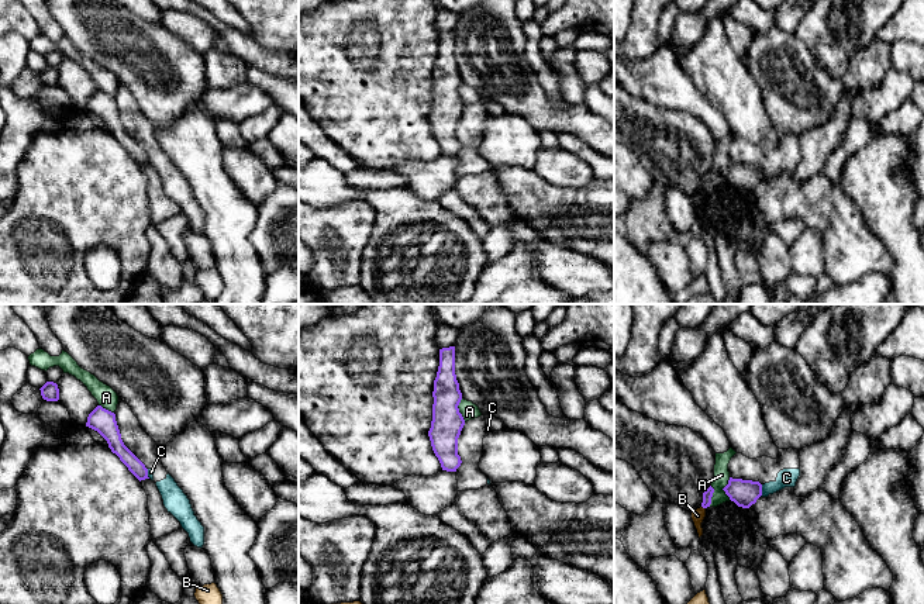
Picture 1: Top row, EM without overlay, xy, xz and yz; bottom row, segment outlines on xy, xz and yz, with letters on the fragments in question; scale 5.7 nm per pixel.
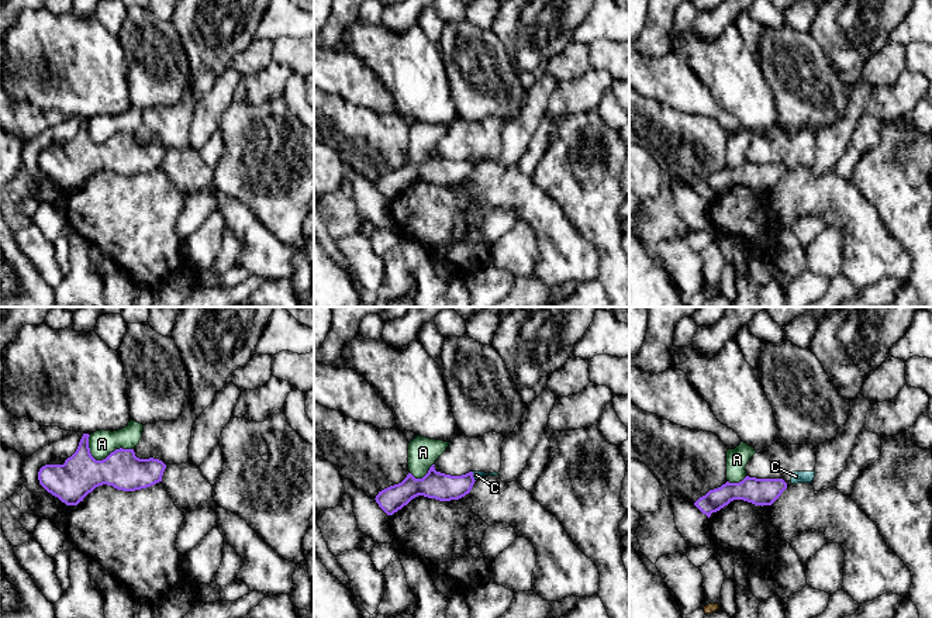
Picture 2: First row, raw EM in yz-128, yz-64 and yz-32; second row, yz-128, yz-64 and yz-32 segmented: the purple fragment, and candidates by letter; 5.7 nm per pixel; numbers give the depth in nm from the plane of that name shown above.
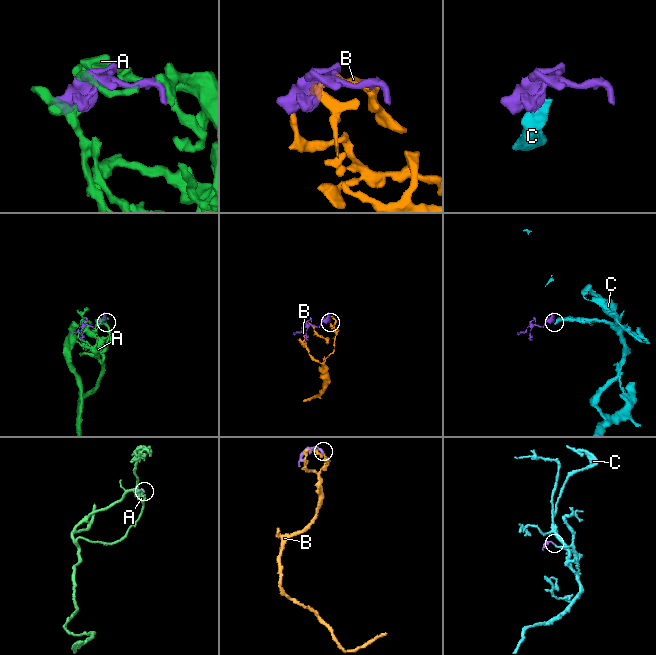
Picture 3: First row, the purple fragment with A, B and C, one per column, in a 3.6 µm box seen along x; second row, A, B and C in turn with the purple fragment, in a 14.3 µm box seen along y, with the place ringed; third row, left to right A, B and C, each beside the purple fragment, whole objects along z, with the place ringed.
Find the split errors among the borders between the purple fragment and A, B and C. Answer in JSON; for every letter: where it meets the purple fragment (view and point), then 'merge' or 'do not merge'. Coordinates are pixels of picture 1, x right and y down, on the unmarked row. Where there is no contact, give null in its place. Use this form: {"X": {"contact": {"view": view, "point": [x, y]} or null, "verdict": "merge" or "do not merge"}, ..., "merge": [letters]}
{"A": {"contact": {"view": "xz", "point": [458, 95]}, "verdict": "do not merge"}, "B": {"contact": {"view": "yz", "point": [703, 192]}, "verdict": "do not merge"}, "C": {"contact": {"view": "yz", "point": [761, 175]}, "verdict": "do not merge"}, "merge": []}

